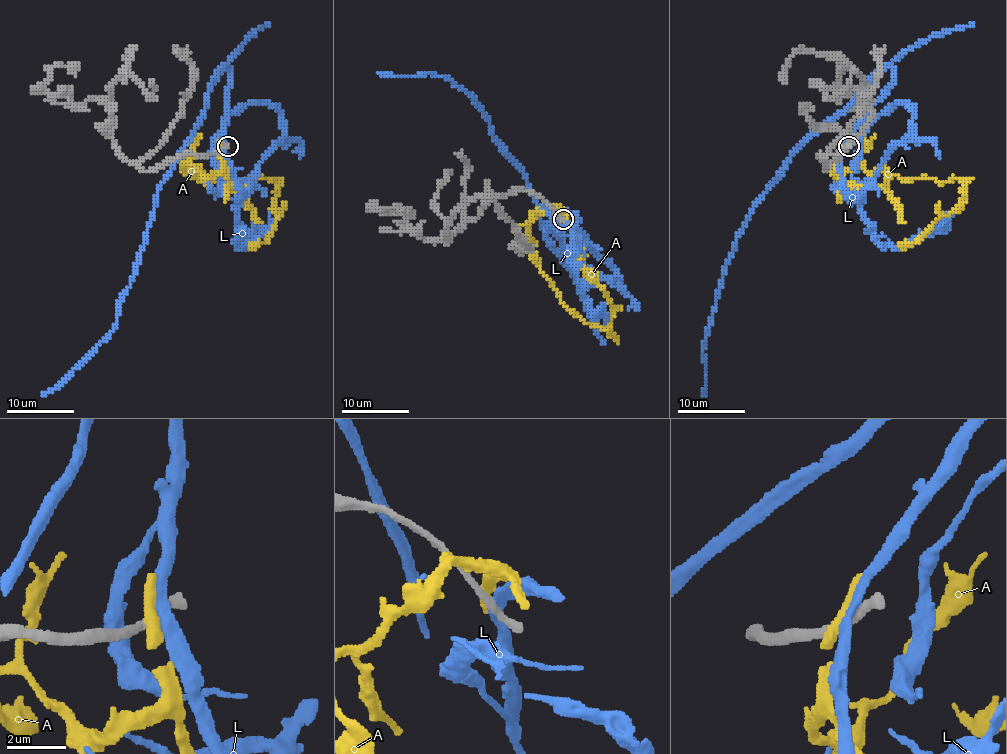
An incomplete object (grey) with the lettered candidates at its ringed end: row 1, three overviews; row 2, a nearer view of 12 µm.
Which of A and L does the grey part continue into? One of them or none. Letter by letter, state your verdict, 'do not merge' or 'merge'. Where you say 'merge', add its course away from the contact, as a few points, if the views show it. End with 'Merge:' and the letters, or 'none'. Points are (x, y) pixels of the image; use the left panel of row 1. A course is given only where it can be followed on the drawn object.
A: do not merge
L: do not merge
Merge: none

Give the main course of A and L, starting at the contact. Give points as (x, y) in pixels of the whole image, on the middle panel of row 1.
A: (554, 212), (559, 207), (546, 207), (518, 236), (559, 300), (612, 336), (612, 302), (591, 268)
L: (557, 214), (564, 263), (546, 237), (537, 198), (495, 141), (479, 107), (447, 78), (376, 73)

